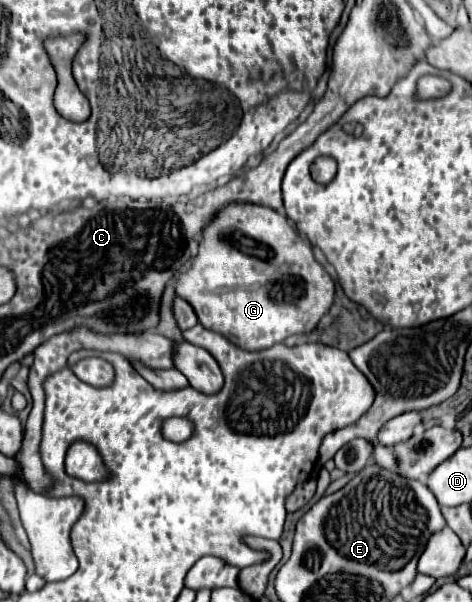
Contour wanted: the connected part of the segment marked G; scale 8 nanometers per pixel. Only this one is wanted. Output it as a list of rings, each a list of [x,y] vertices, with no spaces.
[[[231,202],[221,208],[205,226],[199,238],[199,252],[193,264],[179,274],[175,294],[187,300],[199,322],[243,350],[265,350],[291,334],[315,330],[321,316],[331,308],[335,286],[325,268],[315,260],[313,250],[287,224],[287,216],[257,204]]]

